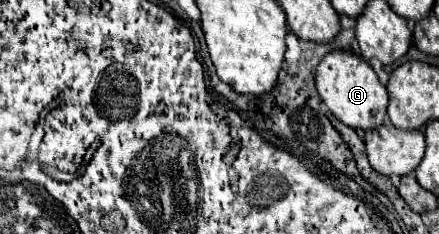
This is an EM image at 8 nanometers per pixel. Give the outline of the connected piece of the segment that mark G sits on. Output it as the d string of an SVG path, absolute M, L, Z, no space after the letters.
M334 51L324 55L324 59L316 67L316 89L328 109L344 121L352 129L374 129L386 121L386 107L388 107L388 93L386 87L378 81L374 69L354 53Z

